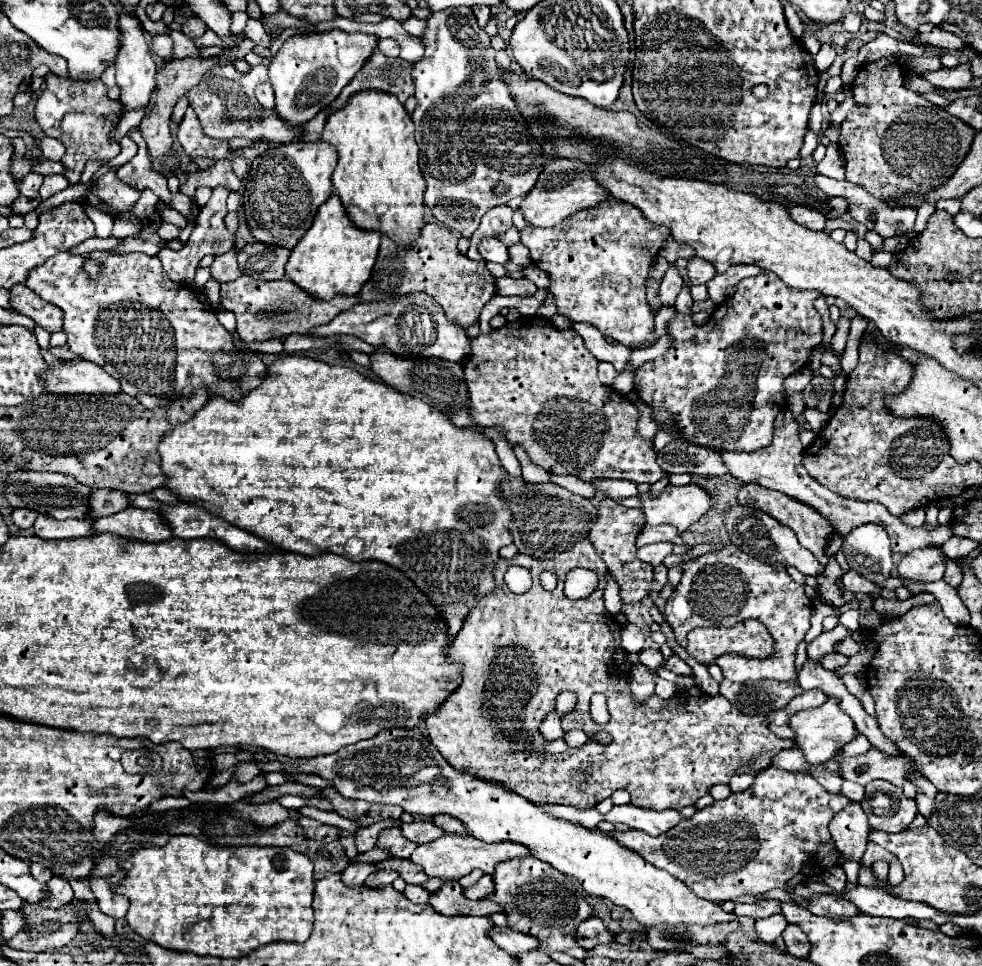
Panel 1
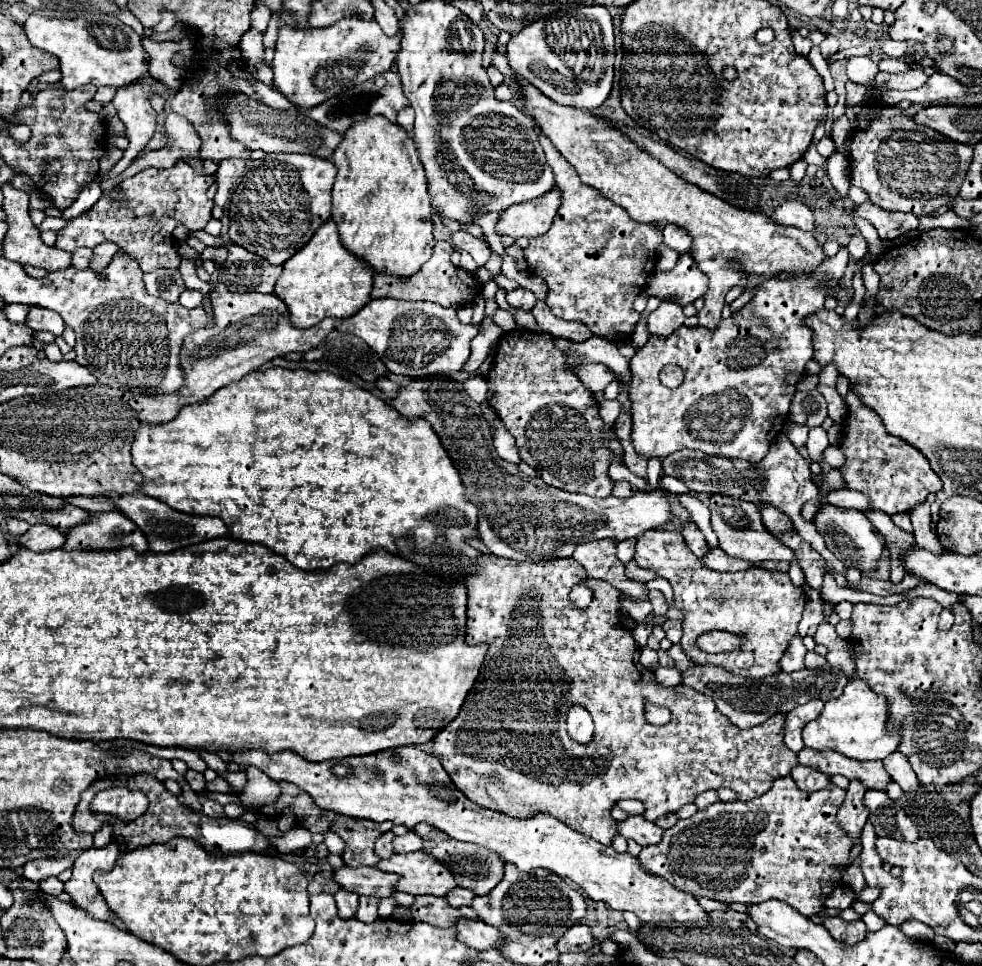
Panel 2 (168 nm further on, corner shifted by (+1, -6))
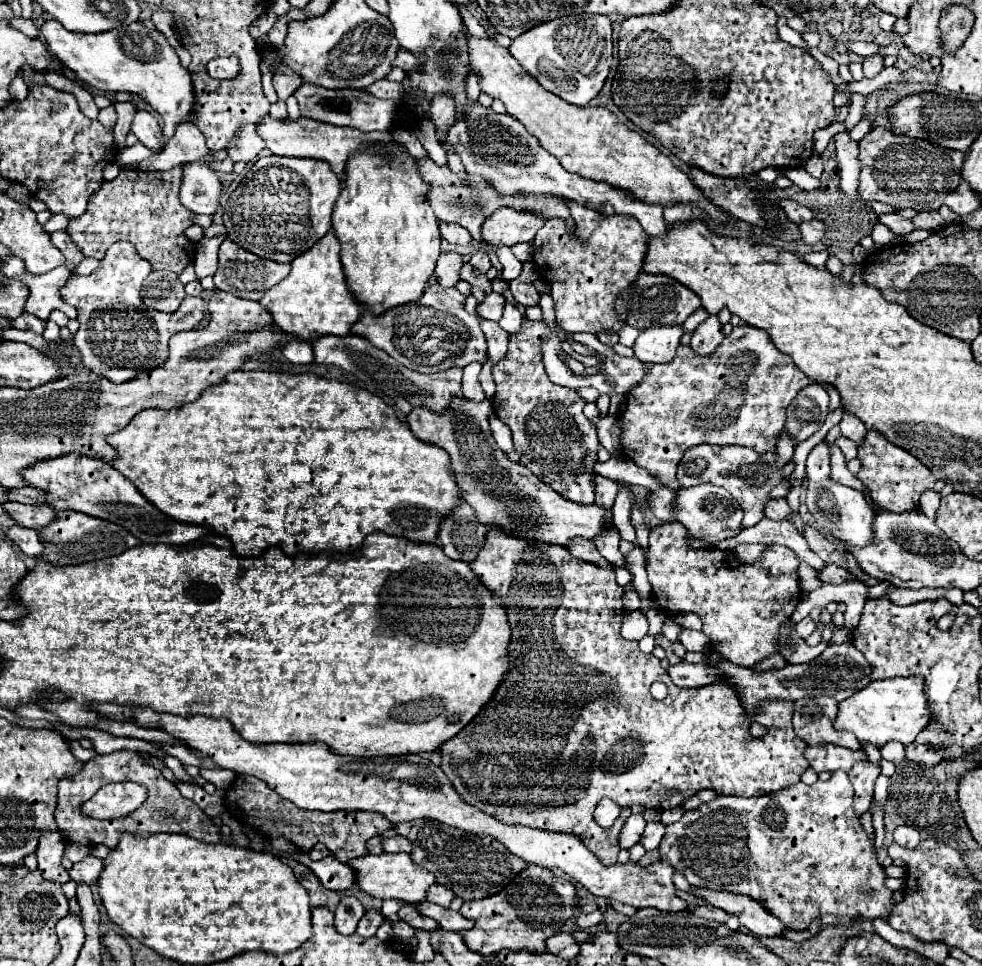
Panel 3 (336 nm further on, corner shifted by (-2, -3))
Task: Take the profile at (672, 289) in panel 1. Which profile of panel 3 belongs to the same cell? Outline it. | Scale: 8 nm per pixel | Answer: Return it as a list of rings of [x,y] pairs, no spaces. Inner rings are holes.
[[[653,325],[641,331],[633,351],[643,363],[671,363],[683,337],[683,325]]]

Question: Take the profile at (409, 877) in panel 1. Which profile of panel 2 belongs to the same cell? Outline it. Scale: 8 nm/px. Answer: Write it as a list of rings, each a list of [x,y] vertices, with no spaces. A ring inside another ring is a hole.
[[[368,866],[336,868],[332,878],[344,890],[350,890],[358,896],[376,896],[376,898],[388,898],[390,894],[394,894],[396,892],[394,884],[398,880],[396,874],[384,874],[382,870]]]

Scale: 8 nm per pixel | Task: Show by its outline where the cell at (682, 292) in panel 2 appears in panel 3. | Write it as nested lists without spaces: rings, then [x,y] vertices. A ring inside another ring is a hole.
[[[641,273],[637,277],[637,283],[633,283],[629,291],[623,291],[623,295],[617,299],[619,319],[625,319],[629,325],[635,325],[639,329],[651,327],[651,323],[683,323],[697,307],[701,307],[701,299],[697,293],[689,291],[689,287],[669,275],[651,273]]]

